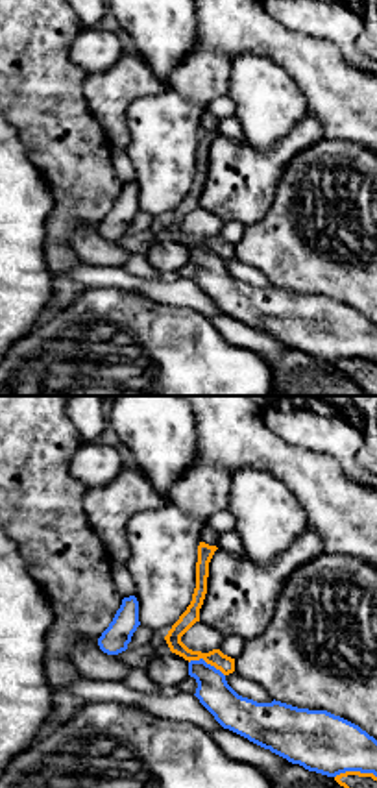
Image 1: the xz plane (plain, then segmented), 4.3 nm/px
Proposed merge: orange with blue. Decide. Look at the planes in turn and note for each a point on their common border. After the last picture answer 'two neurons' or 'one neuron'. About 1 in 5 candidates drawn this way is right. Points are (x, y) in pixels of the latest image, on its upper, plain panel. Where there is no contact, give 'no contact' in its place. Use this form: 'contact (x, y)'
contact (355, 357)

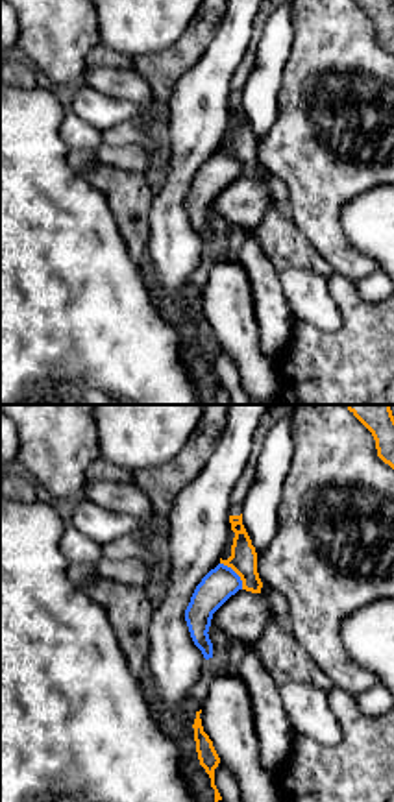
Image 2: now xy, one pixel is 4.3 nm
contact (235, 157)

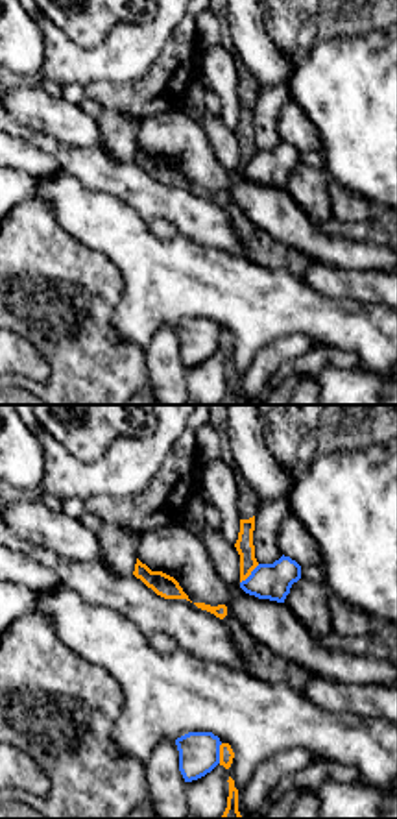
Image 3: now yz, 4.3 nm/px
contact (250, 159)

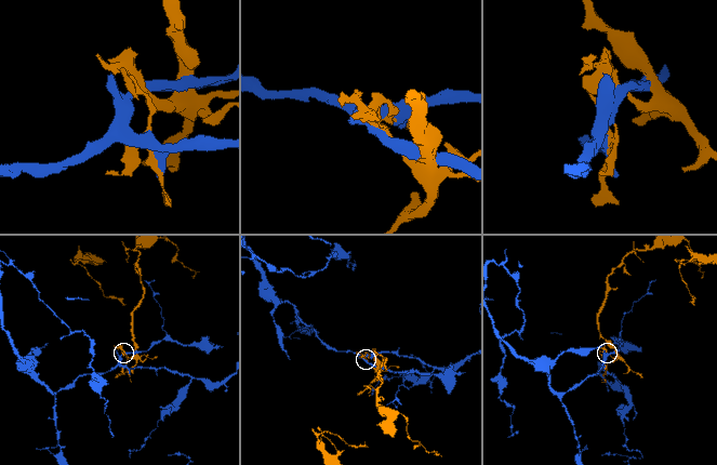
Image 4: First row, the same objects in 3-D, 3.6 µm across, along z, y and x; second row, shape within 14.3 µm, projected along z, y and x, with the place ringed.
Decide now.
two neurons

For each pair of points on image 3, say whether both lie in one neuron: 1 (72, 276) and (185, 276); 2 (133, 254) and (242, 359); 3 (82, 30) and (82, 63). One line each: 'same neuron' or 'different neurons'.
1: different neurons
2: same neuron
3: different neurons

